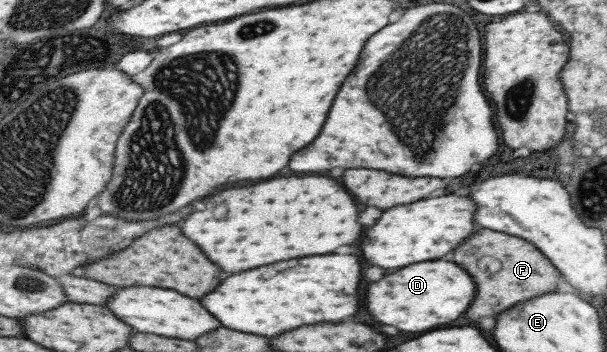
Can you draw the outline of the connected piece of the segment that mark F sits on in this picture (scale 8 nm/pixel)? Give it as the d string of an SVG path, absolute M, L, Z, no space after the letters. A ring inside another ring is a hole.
M477 228L476 233L468 241L464 241L460 247L456 247L456 251L452 251L450 261L466 269L476 283L476 295L472 299L472 305L464 313L466 319L474 321L482 317L494 317L510 309L512 305L556 290L558 283L563 283L557 268L550 265L550 261L531 243L488 228Z

